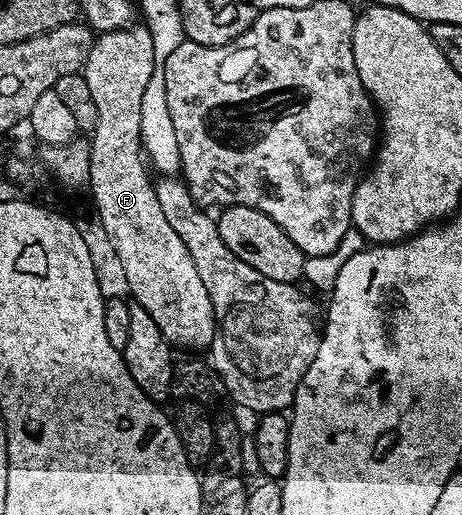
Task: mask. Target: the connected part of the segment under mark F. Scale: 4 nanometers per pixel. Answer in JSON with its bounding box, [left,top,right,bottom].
[82,24,216,350]

